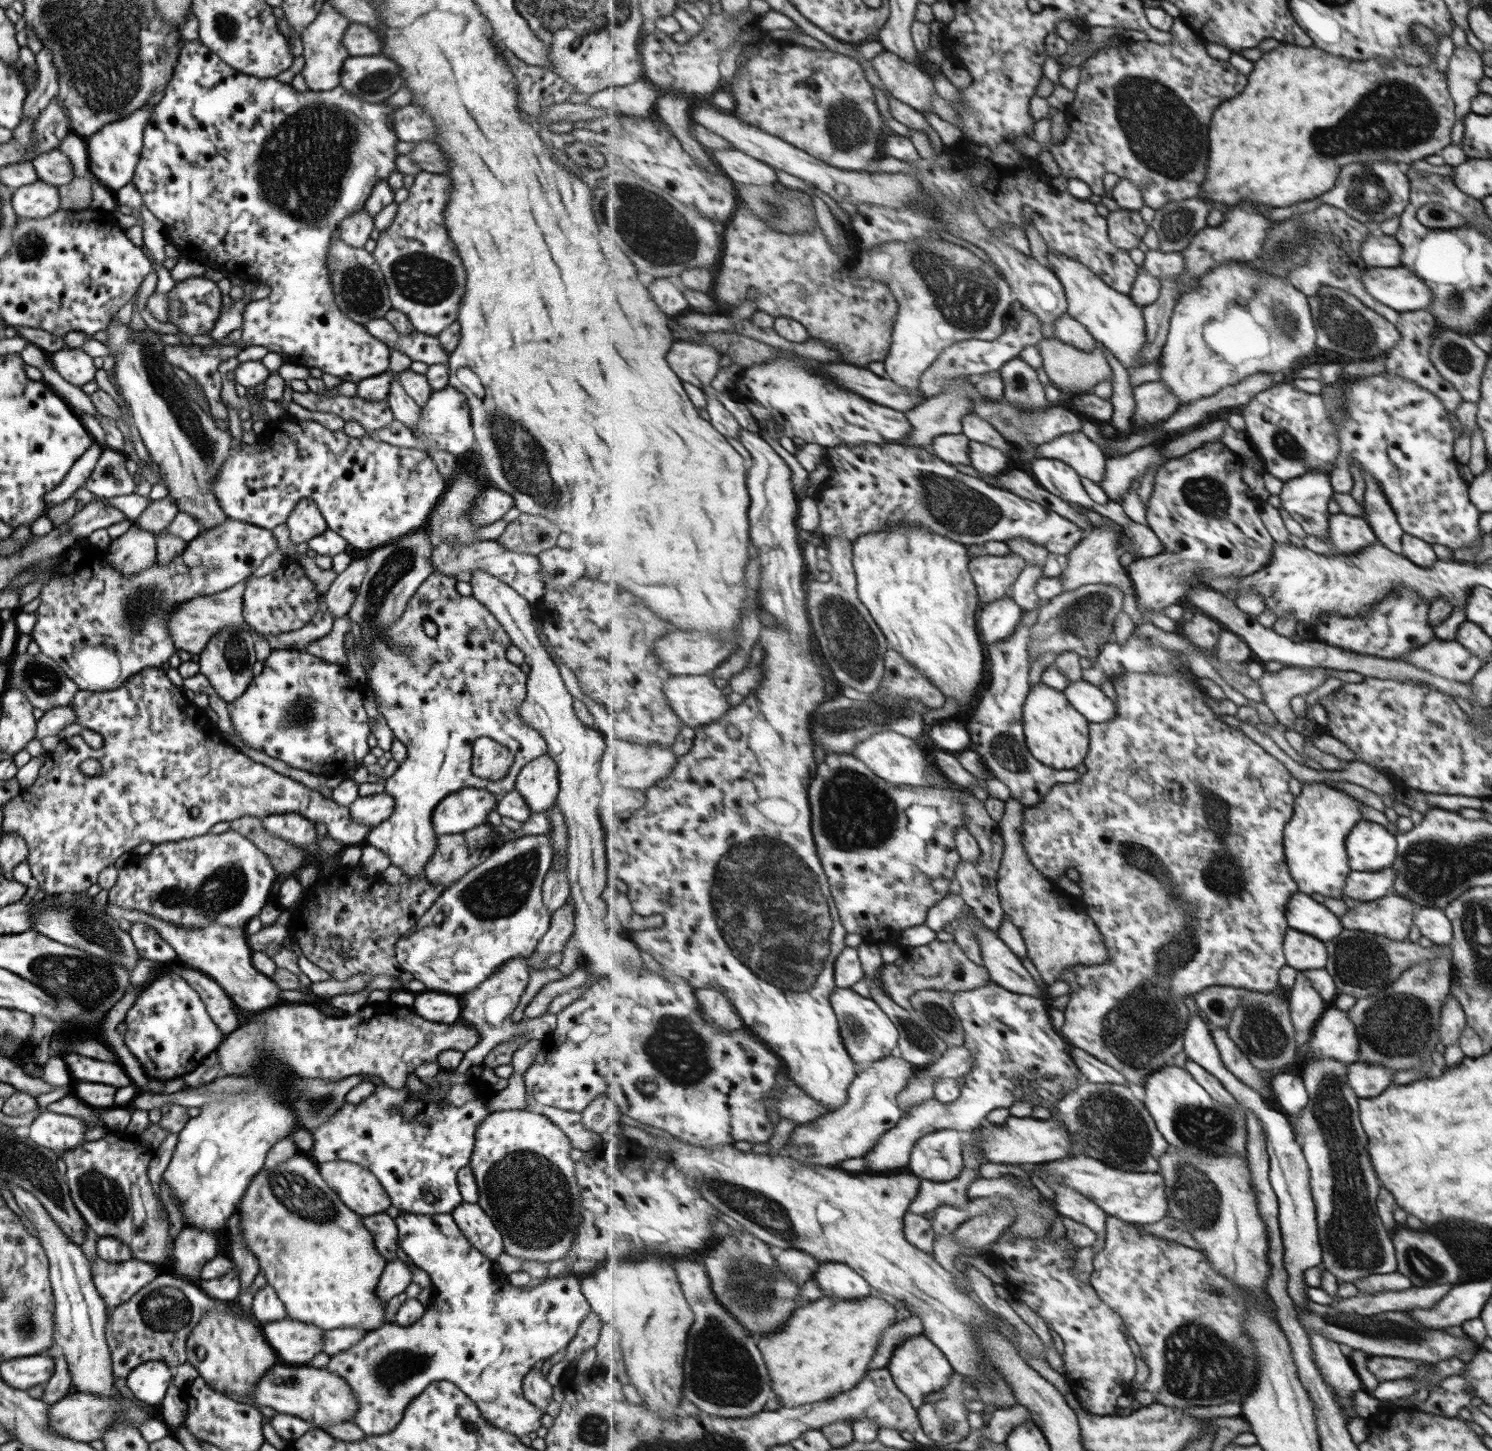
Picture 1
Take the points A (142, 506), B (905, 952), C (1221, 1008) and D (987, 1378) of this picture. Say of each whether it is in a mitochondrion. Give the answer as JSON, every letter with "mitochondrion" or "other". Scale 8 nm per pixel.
{"A":"other","B":"other","C":"mitochondrion","D":"mitochondrion"}

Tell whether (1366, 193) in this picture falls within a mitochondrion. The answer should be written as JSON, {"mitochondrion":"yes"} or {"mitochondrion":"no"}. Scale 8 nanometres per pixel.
{"mitochondrion":"yes"}

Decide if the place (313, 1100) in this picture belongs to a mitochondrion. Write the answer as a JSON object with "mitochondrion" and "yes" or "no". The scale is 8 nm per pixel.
{"mitochondrion":"yes"}

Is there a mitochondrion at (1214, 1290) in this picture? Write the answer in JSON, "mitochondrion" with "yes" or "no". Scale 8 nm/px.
{"mitochondrion":"yes"}

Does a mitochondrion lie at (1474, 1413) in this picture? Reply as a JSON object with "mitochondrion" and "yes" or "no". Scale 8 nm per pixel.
{"mitochondrion":"no"}

